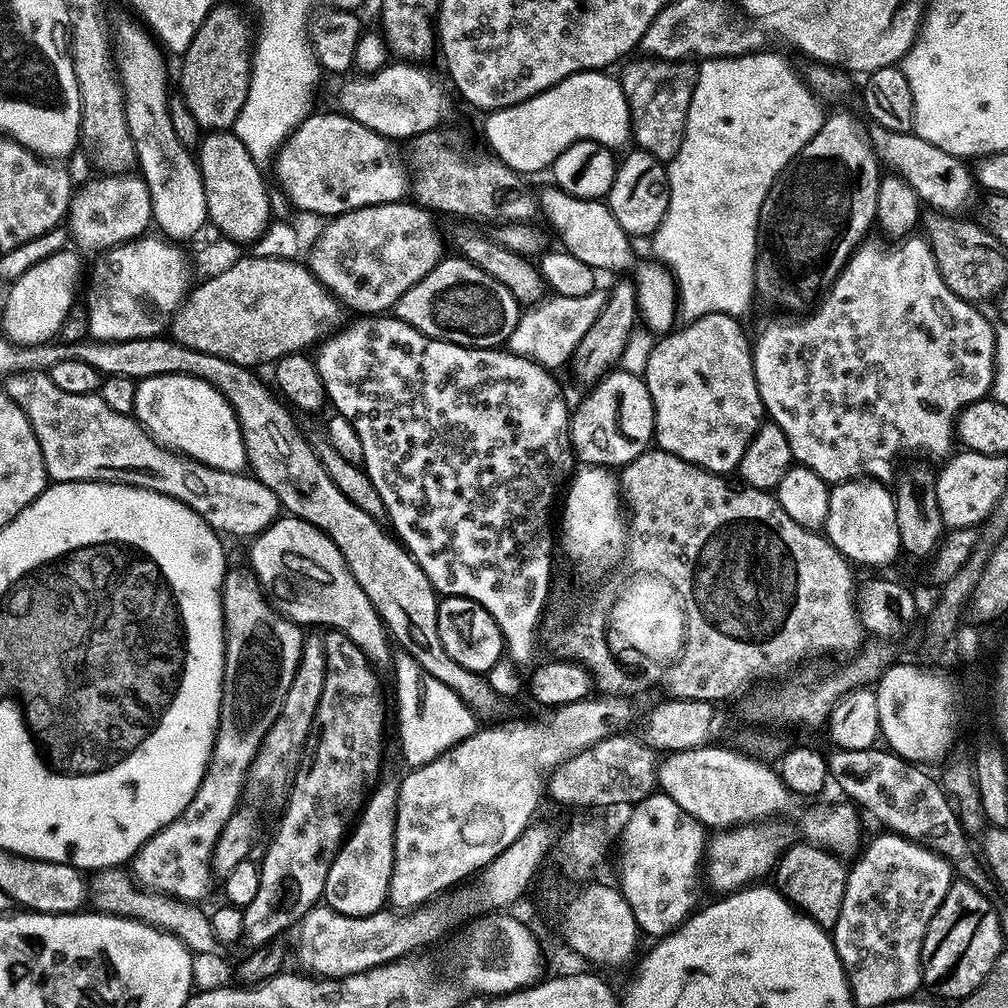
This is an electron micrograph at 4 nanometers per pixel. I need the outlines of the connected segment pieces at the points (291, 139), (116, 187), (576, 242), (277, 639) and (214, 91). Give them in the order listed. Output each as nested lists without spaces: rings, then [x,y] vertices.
[[[316,110],[305,116],[304,121],[292,131],[274,157],[276,180],[293,204],[304,212],[331,218],[362,206],[386,204],[390,198],[404,200],[410,192],[410,172],[400,165],[400,160],[392,149],[393,141],[362,126],[362,122],[344,115],[339,110],[331,111]]]
[[[135,173],[98,177],[73,193],[66,224],[73,245],[82,252],[96,254],[143,235],[152,222],[152,199],[144,178]]]
[[[550,186],[539,189],[538,208],[542,216],[552,223],[553,230],[560,235],[560,240],[564,243],[561,244],[563,251],[569,252],[586,266],[595,270],[631,266],[633,241],[622,230],[622,226],[618,226],[614,214],[603,199],[583,200],[557,186]]]
[[[229,567],[222,582],[222,614],[224,615],[224,693],[220,699],[220,717],[216,727],[216,741],[212,747],[212,756],[204,772],[202,782],[190,798],[190,806],[174,822],[170,822],[160,832],[156,832],[141,846],[140,851],[130,861],[130,875],[141,888],[149,892],[160,892],[164,896],[173,896],[185,902],[204,902],[212,892],[212,855],[230,818],[241,807],[244,796],[244,782],[248,771],[266,738],[270,726],[280,716],[282,702],[286,702],[286,690],[294,682],[294,670],[304,645],[305,629],[289,620],[282,612],[276,611],[273,601],[266,598],[260,582],[252,573],[251,567]]]
[[[217,3],[198,26],[198,34],[182,53],[184,61],[180,64],[179,95],[205,129],[224,130],[238,118],[250,90],[253,51],[253,25],[248,25],[247,18],[234,5]]]

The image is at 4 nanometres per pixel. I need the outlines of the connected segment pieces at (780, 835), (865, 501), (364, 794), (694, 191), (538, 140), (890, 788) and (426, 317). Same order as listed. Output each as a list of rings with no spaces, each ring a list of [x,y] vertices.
[[[775,823],[741,824],[739,828],[729,828],[715,833],[706,844],[706,884],[716,894],[739,892],[741,888],[764,878],[775,869],[785,847],[784,832],[775,828]]]
[[[861,478],[833,485],[823,531],[832,545],[851,563],[884,566],[901,553],[895,495],[879,481]]]
[[[328,630],[323,633],[324,645],[326,646],[326,682],[322,686],[322,702],[318,702],[318,710],[314,721],[314,731],[310,737],[310,751],[306,756],[306,763],[303,765],[302,774],[297,775],[292,781],[292,790],[288,794],[286,803],[283,805],[284,817],[280,820],[280,825],[276,828],[276,833],[272,836],[272,841],[268,844],[268,849],[264,852],[264,861],[259,861],[260,885],[255,897],[250,904],[242,908],[244,913],[244,934],[243,939],[249,940],[251,947],[257,949],[271,940],[283,937],[284,931],[288,927],[299,925],[303,916],[311,908],[319,905],[324,899],[324,887],[326,886],[326,874],[330,874],[330,866],[334,858],[340,853],[340,848],[350,835],[350,829],[355,825],[359,815],[364,811],[364,801],[368,799],[373,788],[381,779],[380,767],[384,764],[384,692],[380,689],[380,680],[377,669],[366,658],[366,654],[346,634],[335,630]]]
[[[761,50],[759,52],[747,52],[744,56],[715,56],[712,60],[704,60],[696,70],[696,85],[694,94],[690,98],[690,110],[686,114],[686,130],[682,138],[682,146],[673,160],[667,161],[668,189],[670,190],[670,202],[662,222],[650,237],[652,252],[657,261],[663,264],[676,281],[678,293],[678,312],[685,321],[697,320],[706,314],[730,314],[743,317],[743,312],[752,304],[756,289],[756,231],[760,225],[760,211],[766,202],[769,190],[776,183],[777,178],[784,173],[785,168],[791,164],[793,158],[818,134],[822,126],[826,112],[815,92],[808,87],[803,75],[796,76],[792,64],[784,56],[779,56],[776,50]]]
[[[599,69],[575,72],[534,98],[487,113],[483,117],[484,140],[492,147],[491,155],[515,172],[530,176],[532,172],[549,169],[563,150],[579,140],[592,140],[611,150],[629,143],[629,104],[619,79],[610,75]]]
[[[880,746],[866,750],[836,748],[832,753],[829,751],[826,757],[831,783],[836,783],[849,796],[845,796],[849,801],[855,802],[861,809],[868,808],[869,814],[878,823],[884,824],[880,826],[887,831],[897,832],[907,840],[945,856],[959,879],[970,882],[980,892],[991,893],[993,881],[972,853],[973,841],[956,817],[955,807],[944,793],[939,779],[928,773],[931,771]]]
[[[452,254],[439,260],[430,274],[410,286],[410,290],[406,290],[402,298],[398,298],[394,315],[430,338],[454,342],[467,348],[500,348],[507,345],[510,334],[514,334],[514,326],[520,320],[521,311],[521,304],[514,298],[514,294],[510,294],[510,290],[506,290],[506,286],[502,286],[502,282],[490,278],[486,270],[474,266],[469,260]]]

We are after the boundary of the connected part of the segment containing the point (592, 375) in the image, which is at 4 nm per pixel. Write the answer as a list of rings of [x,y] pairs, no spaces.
[[[631,279],[620,280],[612,289],[607,289],[602,310],[596,315],[590,330],[586,330],[582,342],[576,347],[576,353],[572,355],[570,369],[576,375],[577,382],[593,386],[613,371],[619,365],[620,355],[623,354],[624,346],[637,324],[635,283]]]

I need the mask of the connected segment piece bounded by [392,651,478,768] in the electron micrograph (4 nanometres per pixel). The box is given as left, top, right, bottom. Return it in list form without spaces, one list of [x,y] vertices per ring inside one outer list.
[[[399,651],[393,657],[392,671],[393,670],[394,682],[396,684],[396,700],[398,702],[398,734],[400,736],[400,750],[405,762],[408,764],[407,767],[413,768],[428,764],[434,758],[440,756],[442,753],[451,751],[454,745],[459,744],[466,737],[472,736],[473,733],[477,730],[478,720],[477,717],[473,715],[472,711],[470,711],[470,709],[466,707],[462,700],[458,698],[458,696],[454,694],[454,692],[450,690],[448,686],[443,685],[442,682],[439,682],[439,680],[434,678],[433,675],[426,674],[419,666],[418,662],[414,661],[414,658],[411,658],[411,656],[407,655],[406,653]]]

